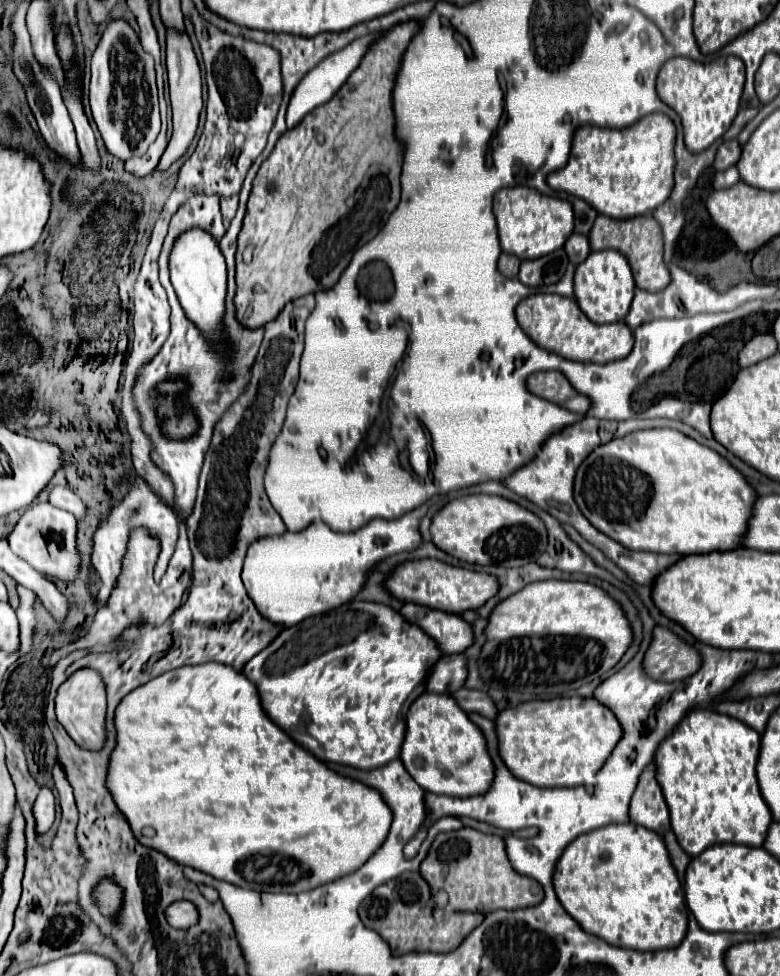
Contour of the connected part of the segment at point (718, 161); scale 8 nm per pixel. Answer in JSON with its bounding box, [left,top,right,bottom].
[715,139,741,171]

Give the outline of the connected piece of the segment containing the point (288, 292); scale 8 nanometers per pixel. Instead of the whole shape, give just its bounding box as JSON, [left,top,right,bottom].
[235,21,419,327]

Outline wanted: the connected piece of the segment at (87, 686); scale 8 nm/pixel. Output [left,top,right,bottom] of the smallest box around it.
[55,669,107,749]

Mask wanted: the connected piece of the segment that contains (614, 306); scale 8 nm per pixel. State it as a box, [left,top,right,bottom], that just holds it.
[575,249,635,323]

